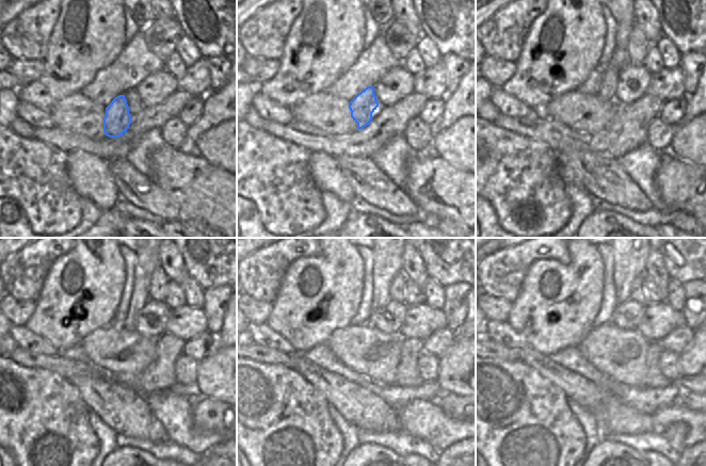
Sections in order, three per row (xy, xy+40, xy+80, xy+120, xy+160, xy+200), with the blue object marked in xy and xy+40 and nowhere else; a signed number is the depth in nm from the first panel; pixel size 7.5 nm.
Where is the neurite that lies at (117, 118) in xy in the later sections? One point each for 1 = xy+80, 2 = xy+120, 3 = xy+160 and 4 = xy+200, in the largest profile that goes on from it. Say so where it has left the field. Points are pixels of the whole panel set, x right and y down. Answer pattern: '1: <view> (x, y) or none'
1: xy+80 (618, 62)
2: xy+120 (148, 260)
3: xy+160 (387, 259)
4: xy+200 (629, 259)

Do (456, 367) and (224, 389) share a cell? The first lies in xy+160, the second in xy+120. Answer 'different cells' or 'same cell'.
same cell

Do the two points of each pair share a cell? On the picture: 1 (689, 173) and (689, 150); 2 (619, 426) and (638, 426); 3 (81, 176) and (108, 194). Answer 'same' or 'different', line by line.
1: different
2: same
3: same

